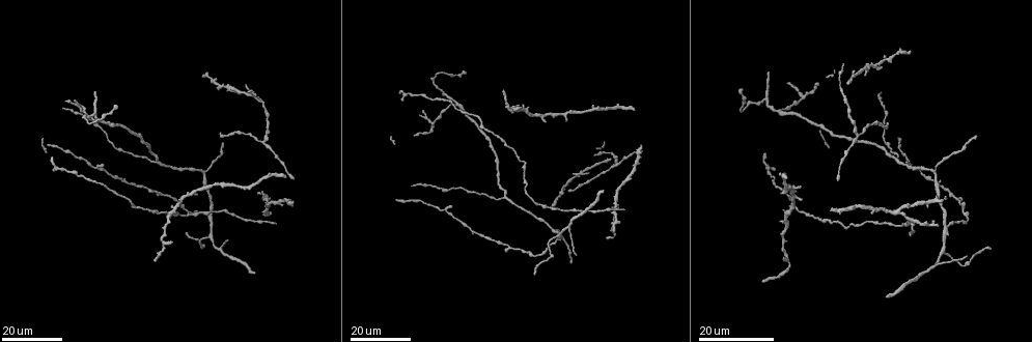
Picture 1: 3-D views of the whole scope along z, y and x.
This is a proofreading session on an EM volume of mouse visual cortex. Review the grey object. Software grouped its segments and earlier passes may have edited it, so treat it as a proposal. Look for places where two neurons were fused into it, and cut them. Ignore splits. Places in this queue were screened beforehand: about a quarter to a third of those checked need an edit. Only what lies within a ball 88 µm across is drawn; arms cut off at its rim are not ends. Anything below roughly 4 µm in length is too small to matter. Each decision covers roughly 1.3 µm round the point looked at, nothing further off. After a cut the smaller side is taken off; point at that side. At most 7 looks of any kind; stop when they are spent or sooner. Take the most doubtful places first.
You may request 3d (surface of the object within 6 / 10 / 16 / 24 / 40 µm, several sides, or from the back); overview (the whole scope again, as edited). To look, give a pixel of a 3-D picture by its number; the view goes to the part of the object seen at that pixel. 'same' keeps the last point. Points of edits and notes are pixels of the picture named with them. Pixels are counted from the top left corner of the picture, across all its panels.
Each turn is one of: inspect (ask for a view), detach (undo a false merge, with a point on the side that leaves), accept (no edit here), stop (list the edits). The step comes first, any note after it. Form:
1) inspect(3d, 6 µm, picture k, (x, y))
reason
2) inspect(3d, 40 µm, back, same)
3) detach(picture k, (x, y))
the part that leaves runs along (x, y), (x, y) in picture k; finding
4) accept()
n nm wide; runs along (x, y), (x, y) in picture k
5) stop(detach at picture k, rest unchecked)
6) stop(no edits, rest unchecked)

inspect(3d, 16 µm, picture 1, (83, 111))
branch point

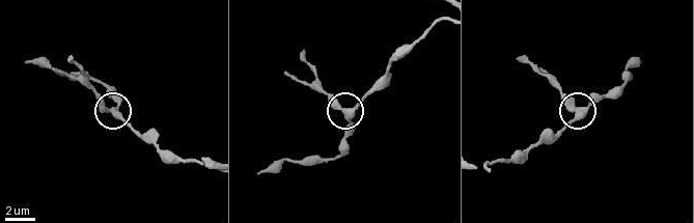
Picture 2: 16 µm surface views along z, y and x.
inspect(3d, 10 µm, picture 2, (347, 112))
zoom in

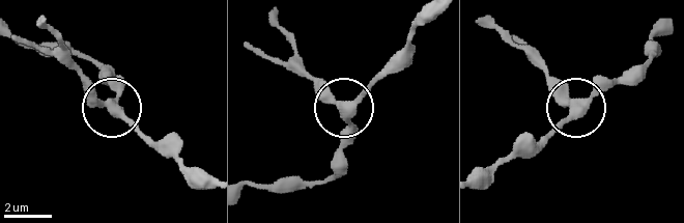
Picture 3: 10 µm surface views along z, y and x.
accept()
330 nm wide; runs along (207, 180), (148, 144), (66, 63) in picture 3; continuous, no second neuron

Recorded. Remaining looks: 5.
inspect(3d, 24 µm, picture 1, (558, 234))

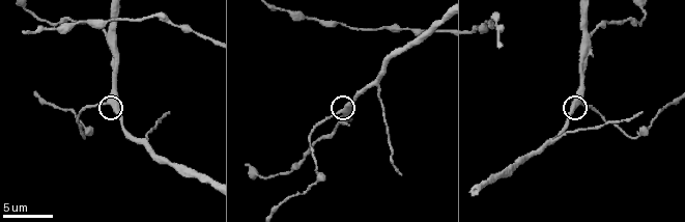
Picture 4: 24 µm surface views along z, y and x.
inspect(3d, 6 µm, picture 4, (342, 110))

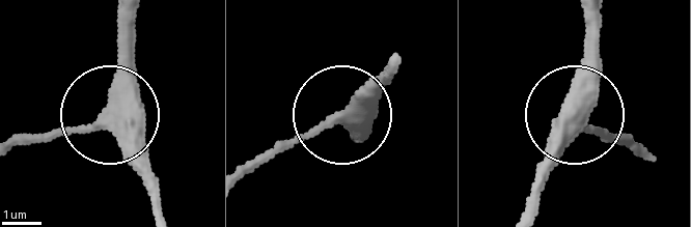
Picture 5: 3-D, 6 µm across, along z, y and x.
accept()
400 nm wide; one neuron here

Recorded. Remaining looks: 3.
inspect(3d, 10 µm, picture 4, (377, 83))
two arms in line, one across

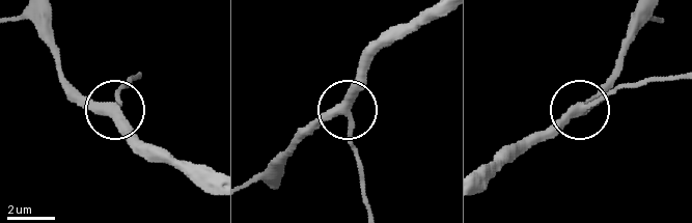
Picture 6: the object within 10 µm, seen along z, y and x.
accept()
3 arms; continuous, no second neuron

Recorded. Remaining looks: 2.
inspect(3d, 16 µm, picture 1, (613, 168))
three arms meet

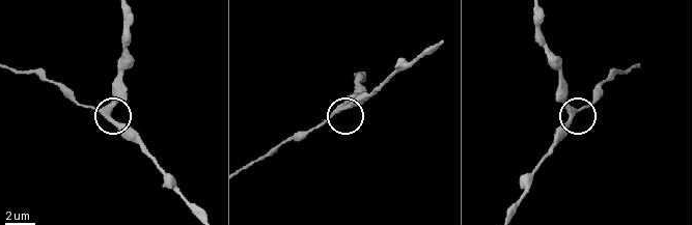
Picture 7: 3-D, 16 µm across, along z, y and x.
inspect(3d, 10 µm, picture 7, (106, 108))

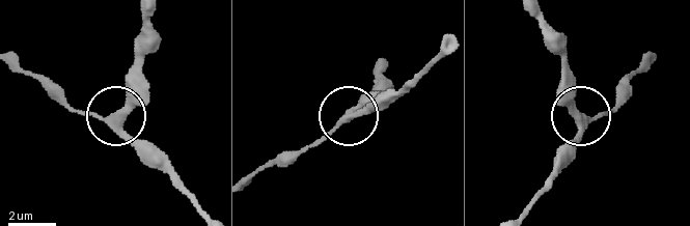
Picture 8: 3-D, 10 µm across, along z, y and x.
accept()
280 nm wide; one neuron here

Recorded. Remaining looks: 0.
stop(no edits, rest unchecked)

